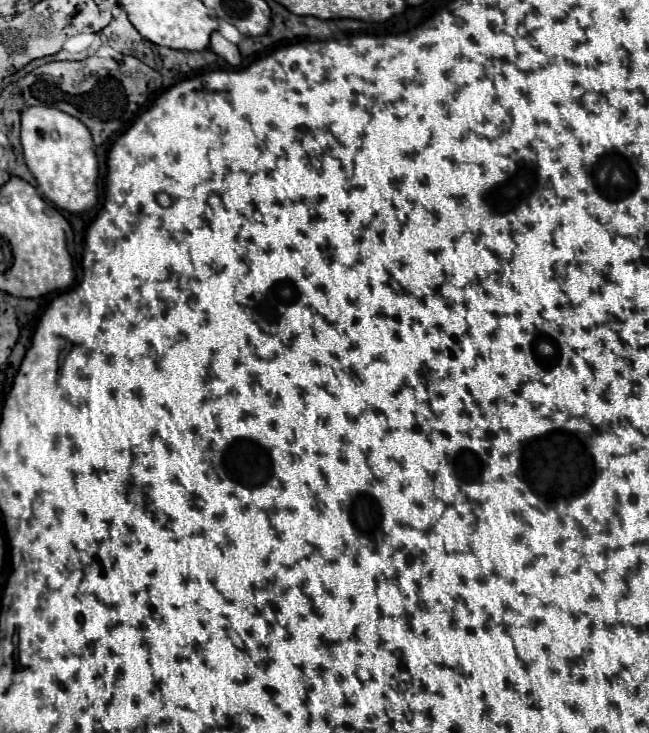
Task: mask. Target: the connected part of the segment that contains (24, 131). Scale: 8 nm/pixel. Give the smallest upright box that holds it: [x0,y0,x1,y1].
[20,106,98,214]

